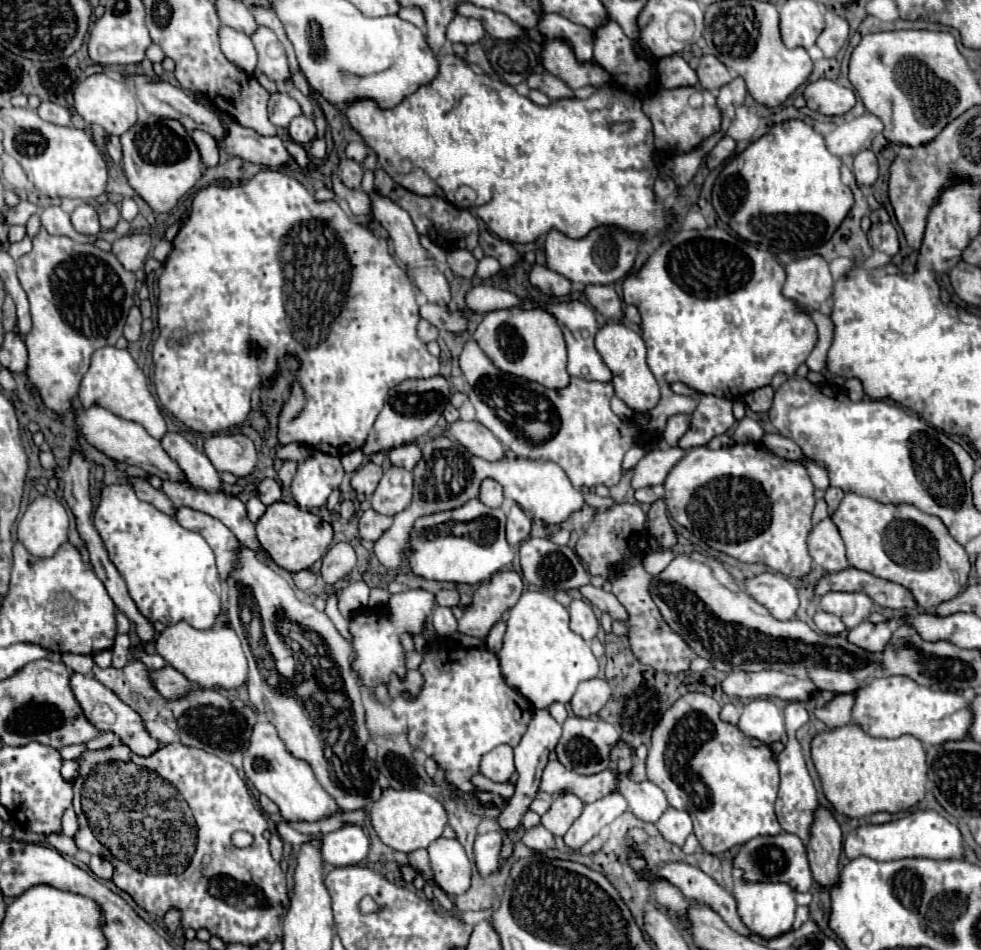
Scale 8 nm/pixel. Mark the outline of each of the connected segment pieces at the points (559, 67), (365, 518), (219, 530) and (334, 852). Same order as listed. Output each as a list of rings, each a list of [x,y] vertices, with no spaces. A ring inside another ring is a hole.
[[[545,41],[543,65],[549,73],[563,79],[571,89],[585,85],[611,85],[611,75],[605,69],[601,69],[595,61],[577,61],[577,57],[573,57],[573,49],[569,49],[565,41]]]
[[[367,509],[359,519],[359,533],[365,541],[377,541],[389,529],[391,523],[393,523],[391,517],[381,515],[373,509]]]
[[[181,507],[175,519],[185,529],[199,533],[209,543],[209,547],[217,557],[219,577],[227,581],[229,573],[233,573],[233,569],[237,567],[237,549],[241,547],[237,537],[215,517],[209,517],[207,513],[201,513],[201,511],[193,511],[189,507]]]
[[[345,825],[339,831],[319,835],[323,859],[333,867],[357,865],[367,857],[367,835],[359,825]]]

